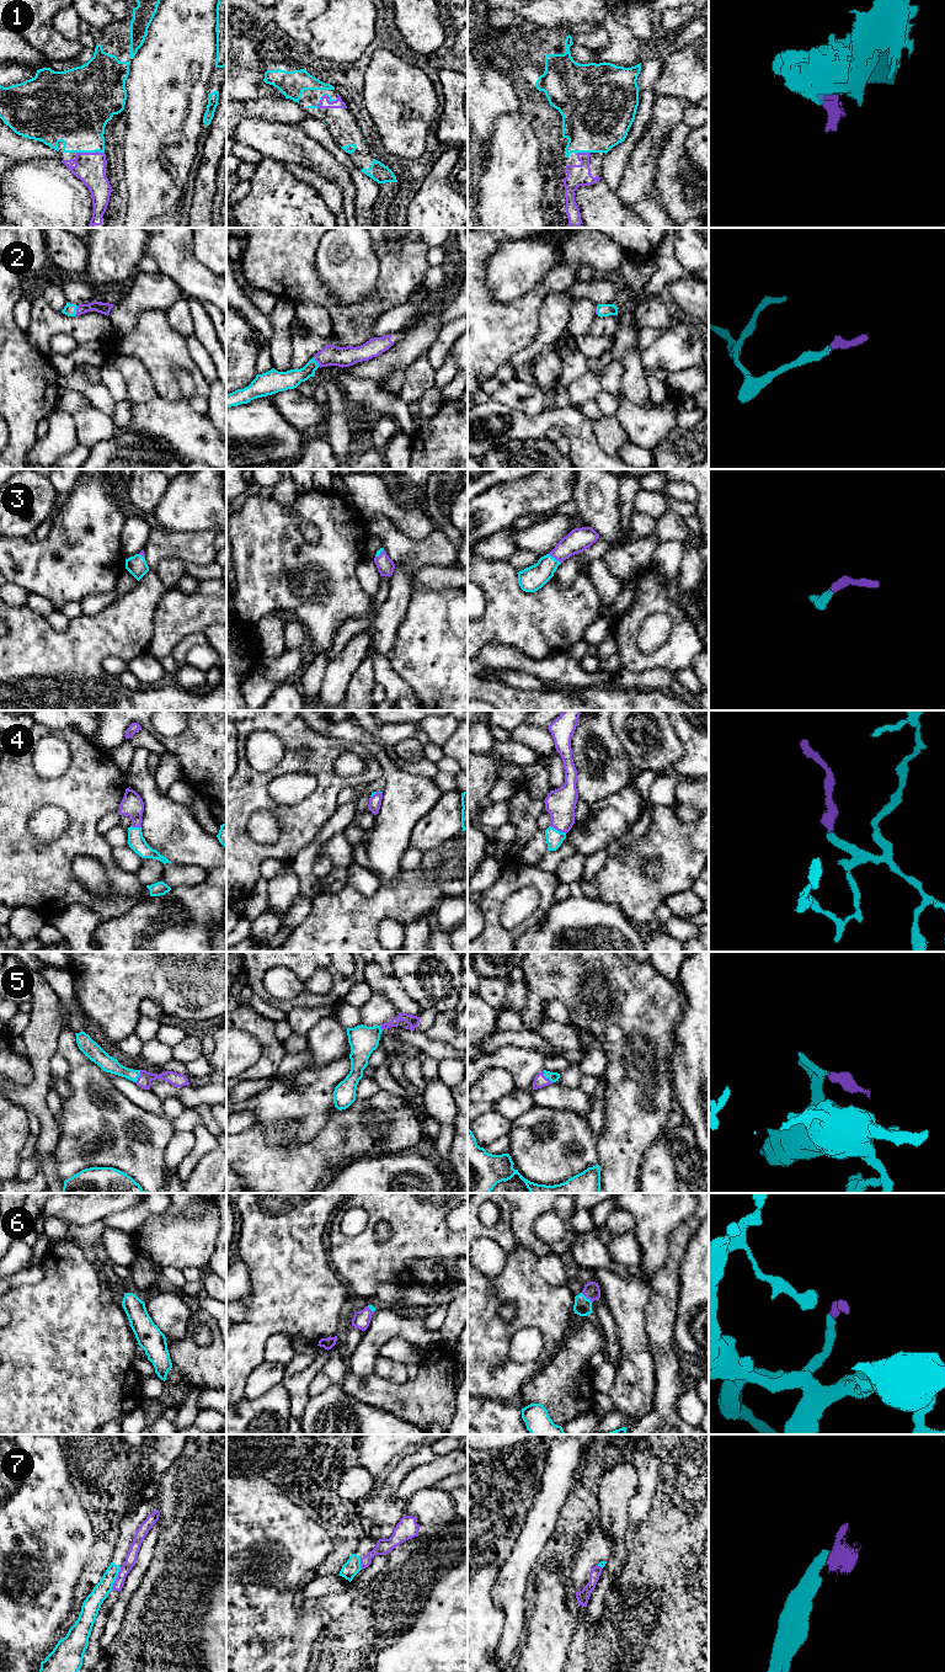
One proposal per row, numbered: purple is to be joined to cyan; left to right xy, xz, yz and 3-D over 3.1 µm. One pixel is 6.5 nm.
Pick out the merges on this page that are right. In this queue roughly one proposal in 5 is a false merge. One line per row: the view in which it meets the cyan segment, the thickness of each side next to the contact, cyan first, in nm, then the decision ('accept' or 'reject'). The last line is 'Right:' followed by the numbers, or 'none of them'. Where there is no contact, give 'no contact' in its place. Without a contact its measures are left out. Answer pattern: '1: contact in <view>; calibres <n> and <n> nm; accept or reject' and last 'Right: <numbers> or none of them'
1: contact in xy; calibres 380 and 190 nm; accept
2: contact in xy; calibres 80 and 80 nm; accept
3: contact in yz; calibres 160 and 150 nm; accept
4: contact in yz; calibres 110 and 190 nm; accept
5: contact in yz; calibres 60 and 80 nm; accept
6: contact in yz; calibres 120 and 110 nm; accept
7: contact in xy; calibres 120 and 70 nm; reject
Right: 1, 2, 3, 4, 5, 6

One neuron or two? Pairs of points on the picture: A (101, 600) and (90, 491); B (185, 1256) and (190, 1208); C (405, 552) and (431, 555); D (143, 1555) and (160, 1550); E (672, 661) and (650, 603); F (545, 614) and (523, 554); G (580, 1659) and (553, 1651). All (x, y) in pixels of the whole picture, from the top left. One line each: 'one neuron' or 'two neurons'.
A: two neurons
B: two neurons
C: one neuron
D: two neurons
E: one neuron
F: two neurons
G: two neurons

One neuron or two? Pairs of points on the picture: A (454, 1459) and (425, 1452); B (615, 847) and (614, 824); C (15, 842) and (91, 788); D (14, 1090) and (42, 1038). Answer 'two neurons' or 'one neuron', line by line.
A: two neurons
B: two neurons
C: one neuron
D: one neuron

